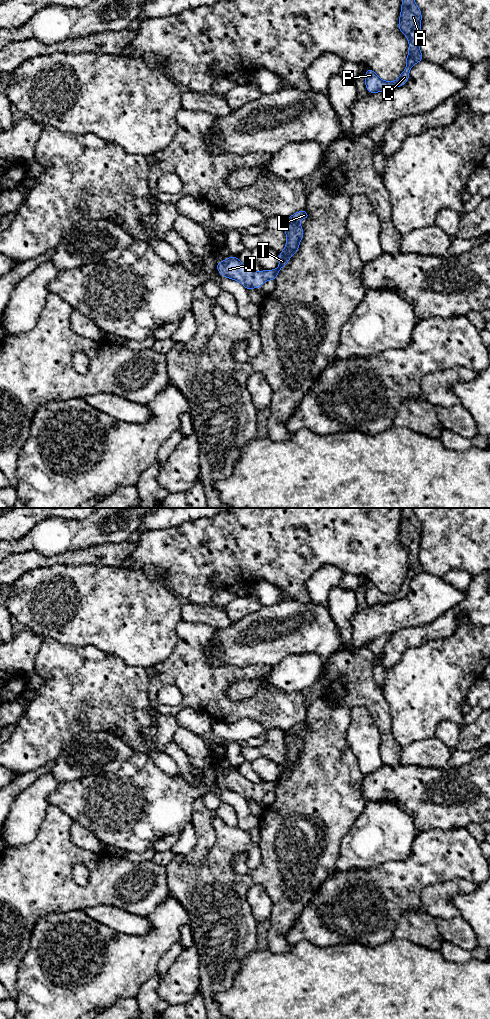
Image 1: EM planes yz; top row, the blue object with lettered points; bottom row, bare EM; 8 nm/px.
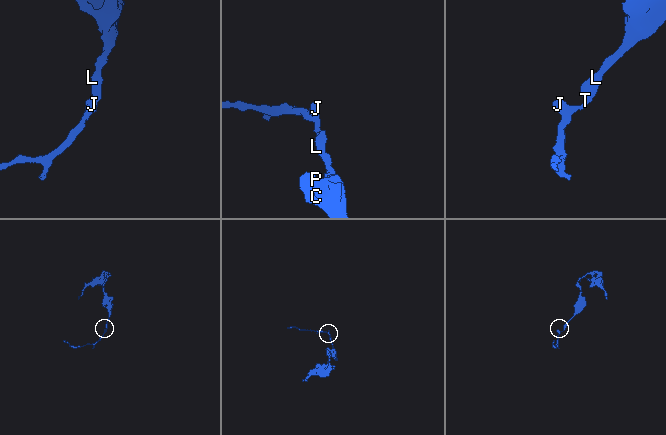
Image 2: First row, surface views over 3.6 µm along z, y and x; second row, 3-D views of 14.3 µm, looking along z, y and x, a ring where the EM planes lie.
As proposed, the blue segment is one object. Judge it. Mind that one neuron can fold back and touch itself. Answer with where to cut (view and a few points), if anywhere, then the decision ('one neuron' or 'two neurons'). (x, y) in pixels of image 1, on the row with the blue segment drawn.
cut none; one neuron

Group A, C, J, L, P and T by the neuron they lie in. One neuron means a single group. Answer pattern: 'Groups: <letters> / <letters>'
Groups: A C J L P T

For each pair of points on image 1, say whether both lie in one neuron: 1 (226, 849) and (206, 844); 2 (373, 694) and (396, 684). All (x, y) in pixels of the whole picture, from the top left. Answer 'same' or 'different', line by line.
1: different
2: different

